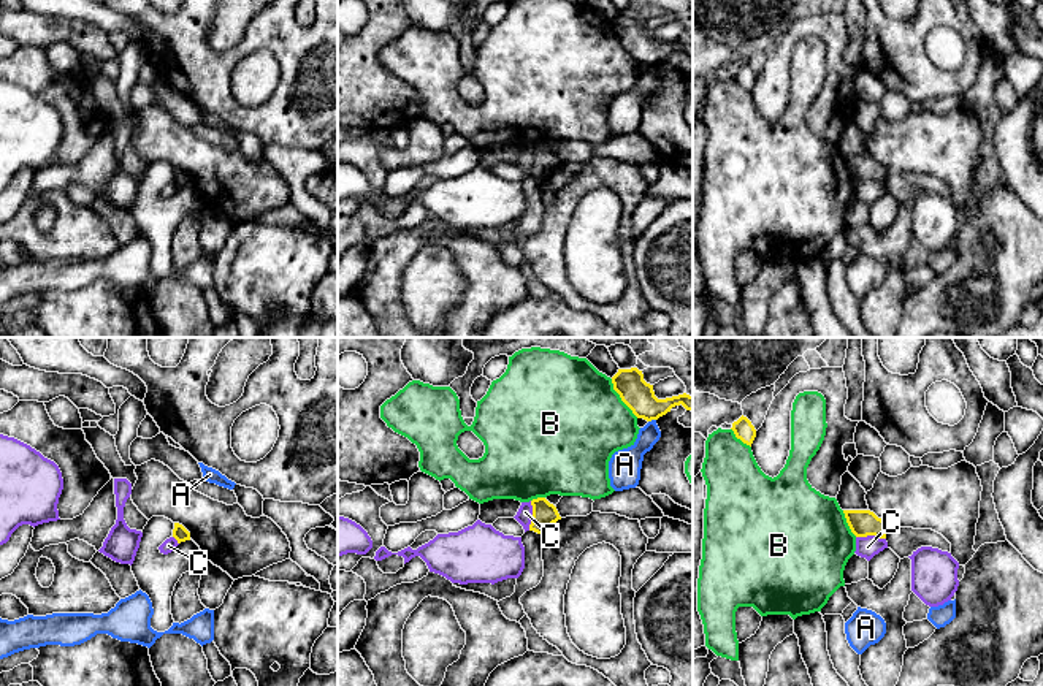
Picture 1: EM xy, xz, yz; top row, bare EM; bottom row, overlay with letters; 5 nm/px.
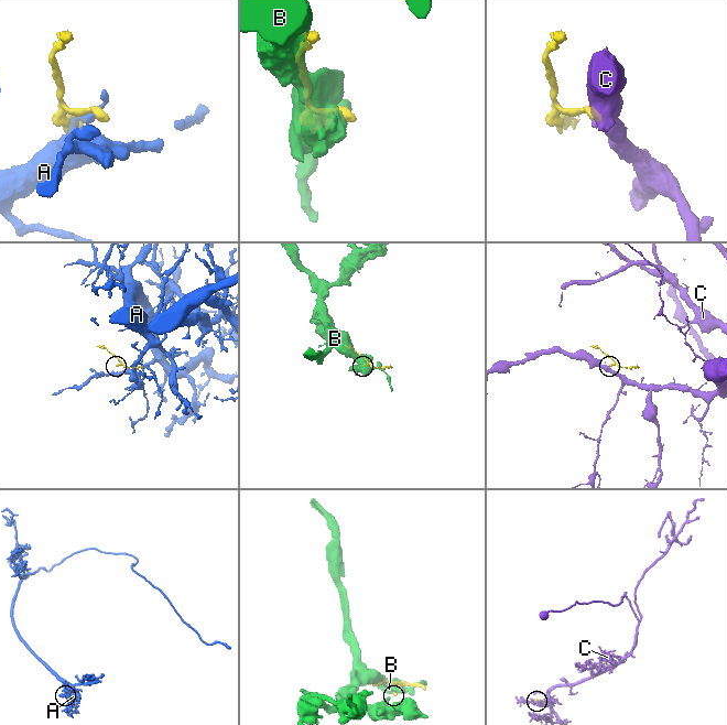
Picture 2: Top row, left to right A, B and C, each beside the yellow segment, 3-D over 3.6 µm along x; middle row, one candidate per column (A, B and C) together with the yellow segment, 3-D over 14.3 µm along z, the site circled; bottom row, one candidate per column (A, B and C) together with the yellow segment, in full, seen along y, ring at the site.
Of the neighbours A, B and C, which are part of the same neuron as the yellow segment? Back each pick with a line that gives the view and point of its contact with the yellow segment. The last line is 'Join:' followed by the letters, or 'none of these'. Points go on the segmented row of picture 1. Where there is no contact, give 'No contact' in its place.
Join: none of these

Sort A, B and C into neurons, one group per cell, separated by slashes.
A / B / C

